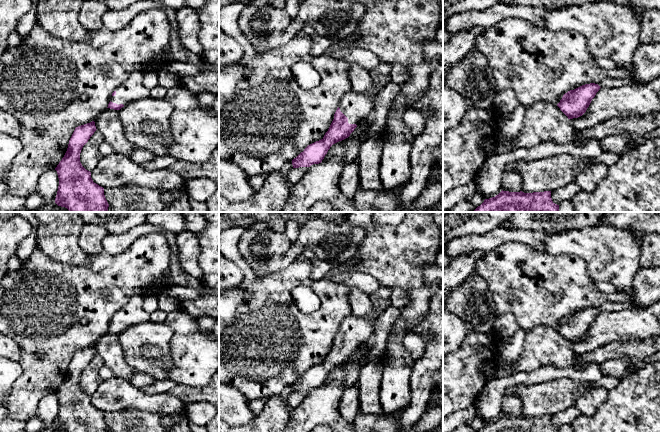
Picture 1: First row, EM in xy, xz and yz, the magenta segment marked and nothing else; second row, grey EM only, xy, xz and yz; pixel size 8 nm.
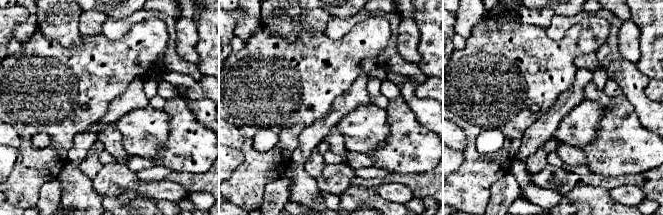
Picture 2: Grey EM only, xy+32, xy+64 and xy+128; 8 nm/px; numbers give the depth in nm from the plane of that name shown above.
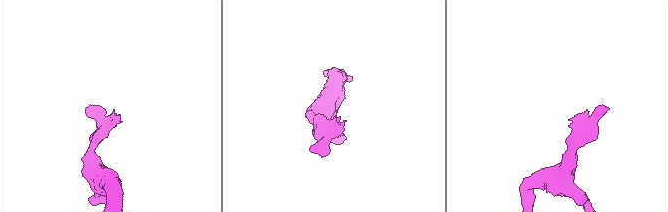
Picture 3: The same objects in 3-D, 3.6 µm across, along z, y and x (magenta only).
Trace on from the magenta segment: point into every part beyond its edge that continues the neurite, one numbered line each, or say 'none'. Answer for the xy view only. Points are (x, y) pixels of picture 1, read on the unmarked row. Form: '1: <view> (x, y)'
1: xy (132, 312)

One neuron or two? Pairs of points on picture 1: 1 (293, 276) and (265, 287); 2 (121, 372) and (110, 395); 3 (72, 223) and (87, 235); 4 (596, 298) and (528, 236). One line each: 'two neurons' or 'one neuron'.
1: one neuron
2: two neurons
3: two neurons
4: two neurons

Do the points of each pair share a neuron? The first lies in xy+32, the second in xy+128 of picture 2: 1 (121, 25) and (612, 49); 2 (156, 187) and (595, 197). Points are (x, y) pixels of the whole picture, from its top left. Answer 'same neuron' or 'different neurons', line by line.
1: same neuron
2: different neurons

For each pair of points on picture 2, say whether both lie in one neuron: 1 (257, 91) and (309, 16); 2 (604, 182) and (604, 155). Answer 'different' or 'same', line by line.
1: different
2: different

